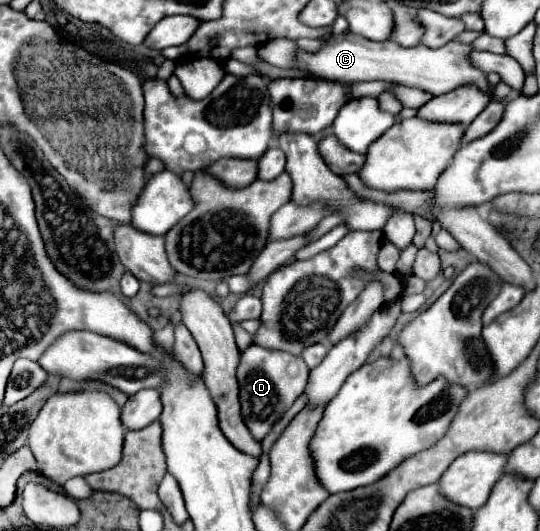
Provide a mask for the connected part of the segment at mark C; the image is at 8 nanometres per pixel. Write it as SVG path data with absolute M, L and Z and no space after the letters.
M347 34L347 36L331 36L329 42L315 54L309 54L305 50L299 50L299 66L301 70L307 70L315 76L327 78L327 80L341 80L341 82L359 82L359 80L385 80L395 82L401 86L411 86L425 90L433 96L447 94L459 86L477 86L479 90L493 96L493 86L489 84L483 70L471 64L469 44L459 42L447 42L441 48L427 48L427 46L413 46L405 48L397 42L373 42L359 34Z

